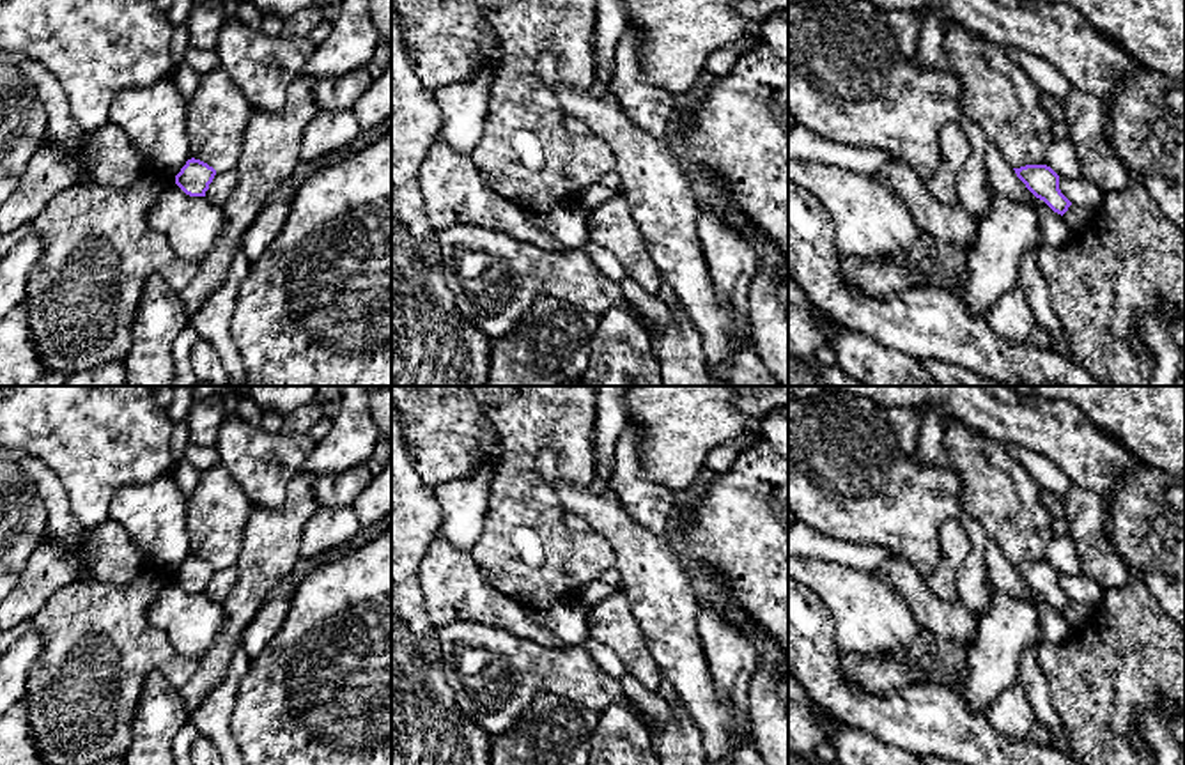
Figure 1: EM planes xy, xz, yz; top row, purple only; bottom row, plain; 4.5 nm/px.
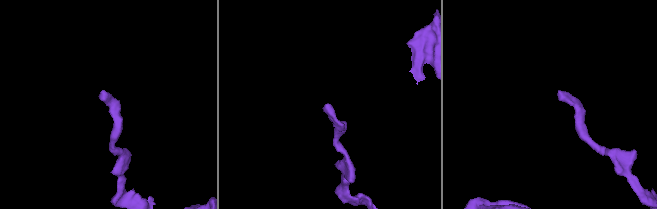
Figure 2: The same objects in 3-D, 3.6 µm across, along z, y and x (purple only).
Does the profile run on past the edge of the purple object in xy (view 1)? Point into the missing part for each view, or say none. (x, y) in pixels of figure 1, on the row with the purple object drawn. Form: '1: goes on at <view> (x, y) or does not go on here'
1: does not go on here

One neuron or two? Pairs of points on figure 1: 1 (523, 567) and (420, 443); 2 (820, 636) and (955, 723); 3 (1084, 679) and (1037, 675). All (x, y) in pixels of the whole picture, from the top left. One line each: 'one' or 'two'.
1: two
2: one
3: two

